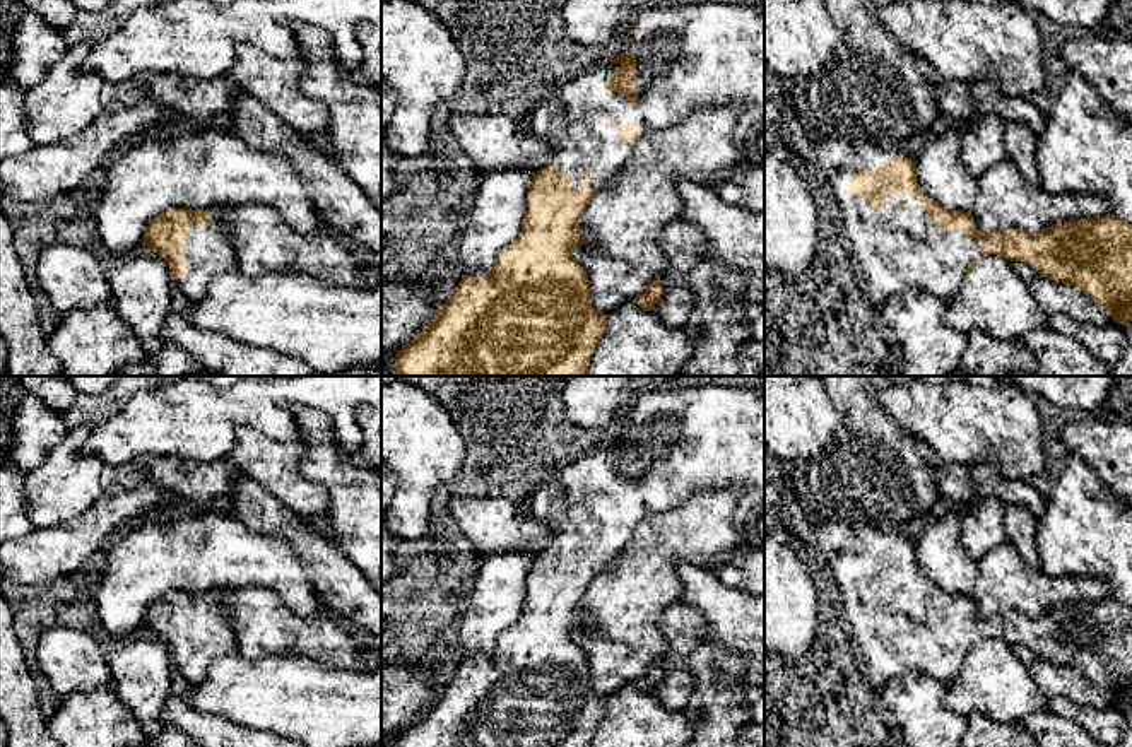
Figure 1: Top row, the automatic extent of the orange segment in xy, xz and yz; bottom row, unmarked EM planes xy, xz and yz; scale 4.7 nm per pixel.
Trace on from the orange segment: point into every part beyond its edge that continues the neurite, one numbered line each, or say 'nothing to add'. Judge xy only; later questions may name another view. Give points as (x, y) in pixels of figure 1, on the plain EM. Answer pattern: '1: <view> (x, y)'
1: xy (209, 636)

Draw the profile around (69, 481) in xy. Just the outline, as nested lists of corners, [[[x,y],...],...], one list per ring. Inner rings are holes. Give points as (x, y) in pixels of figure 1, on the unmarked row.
[[[79,426],[32,472],[26,473],[29,520],[34,528],[56,526],[85,511],[101,496],[104,462],[82,451],[92,427]]]

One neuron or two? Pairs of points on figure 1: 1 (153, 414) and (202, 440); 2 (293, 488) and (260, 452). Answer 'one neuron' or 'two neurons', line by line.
1: one neuron
2: one neuron

